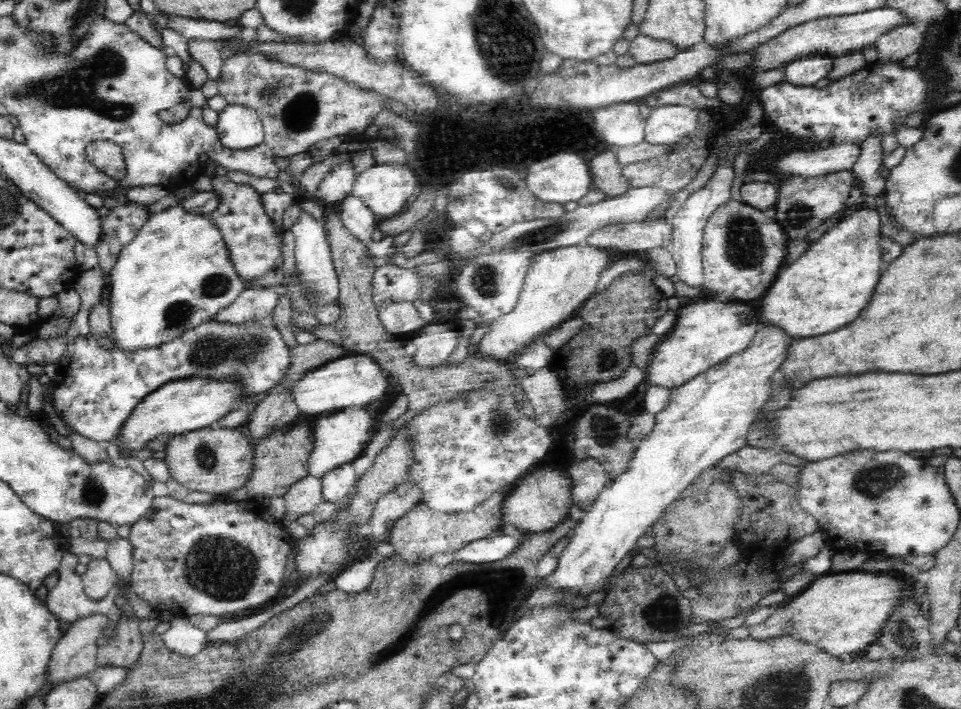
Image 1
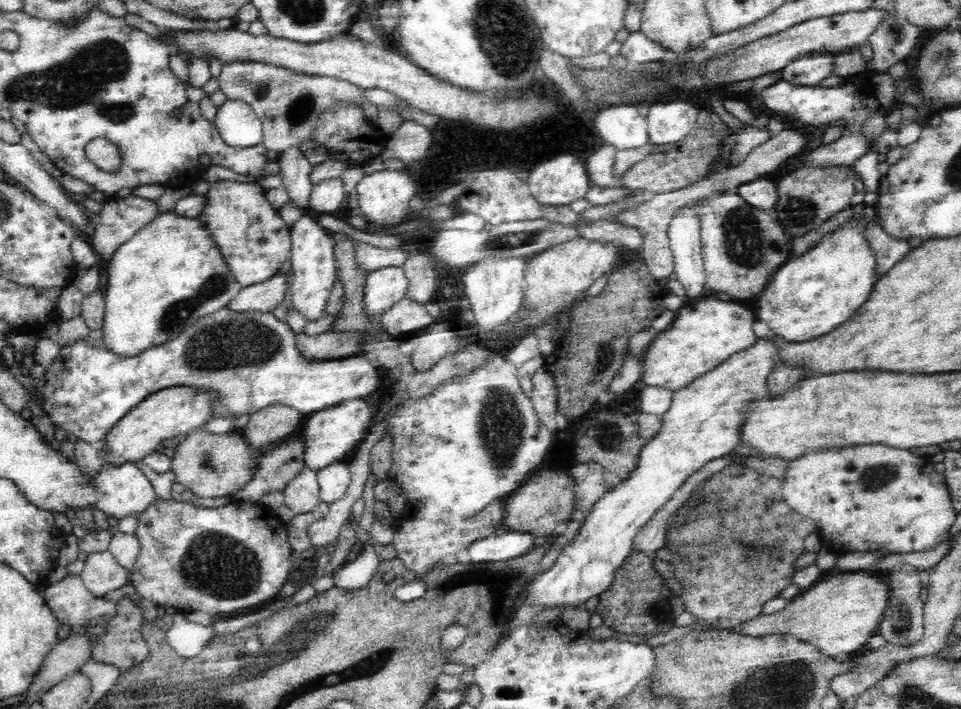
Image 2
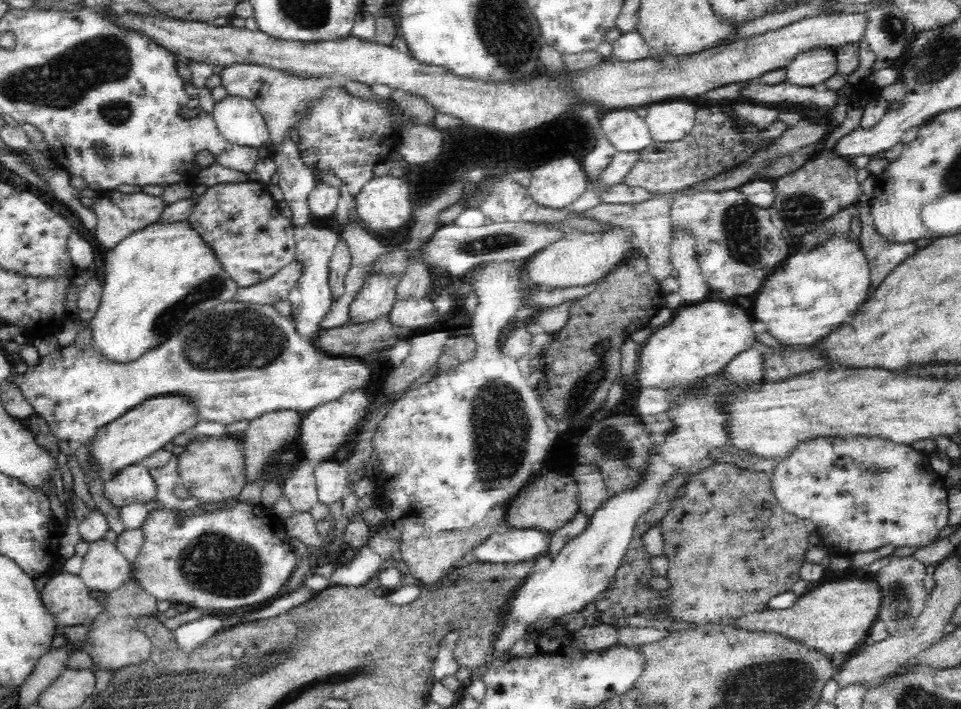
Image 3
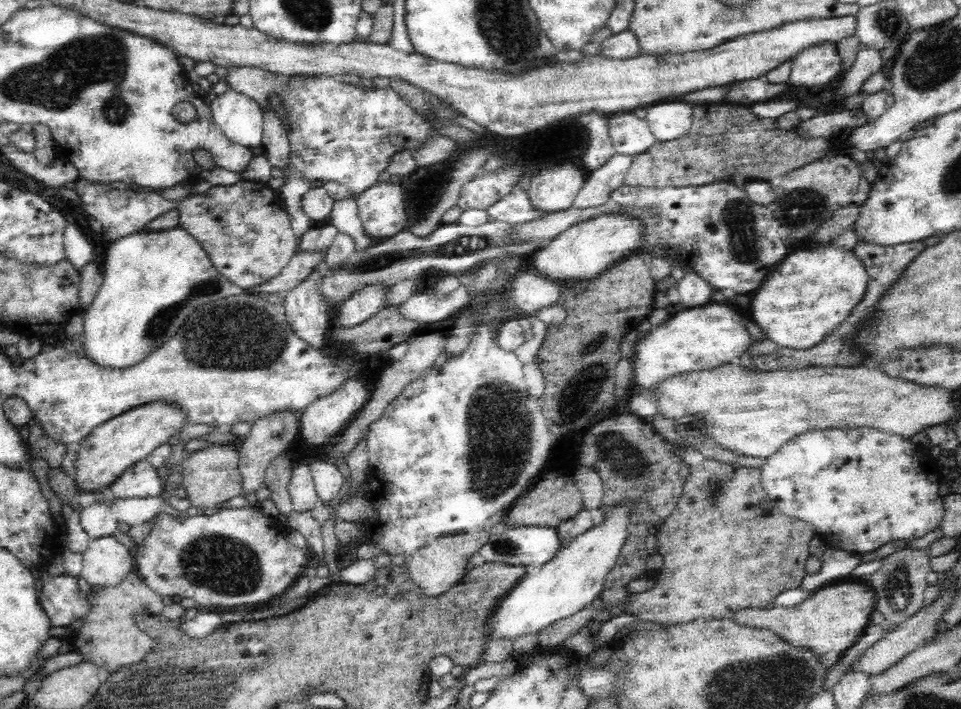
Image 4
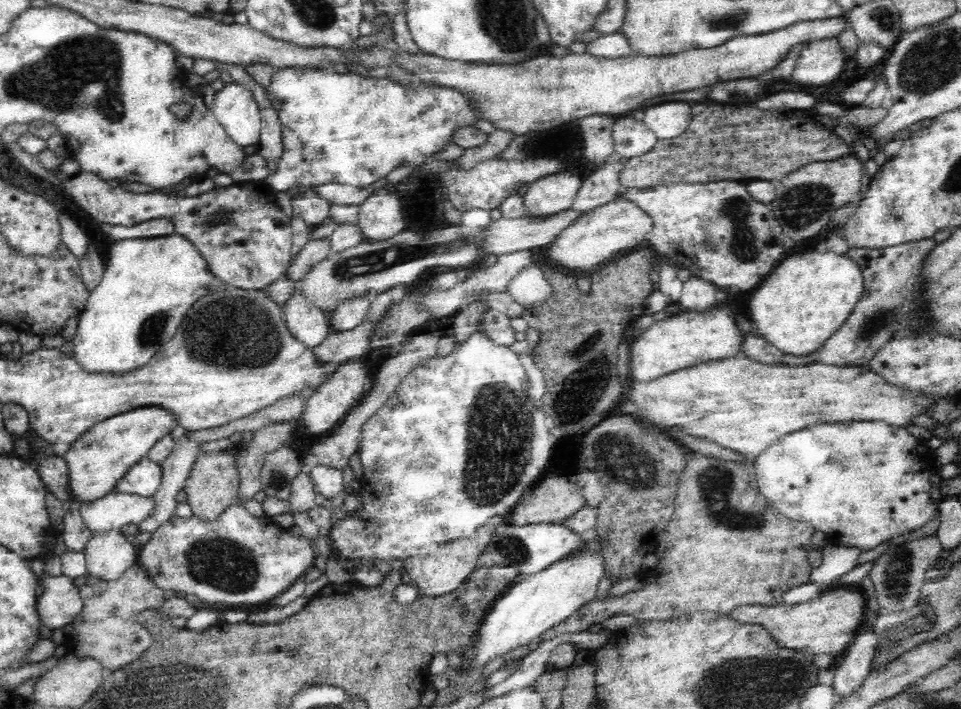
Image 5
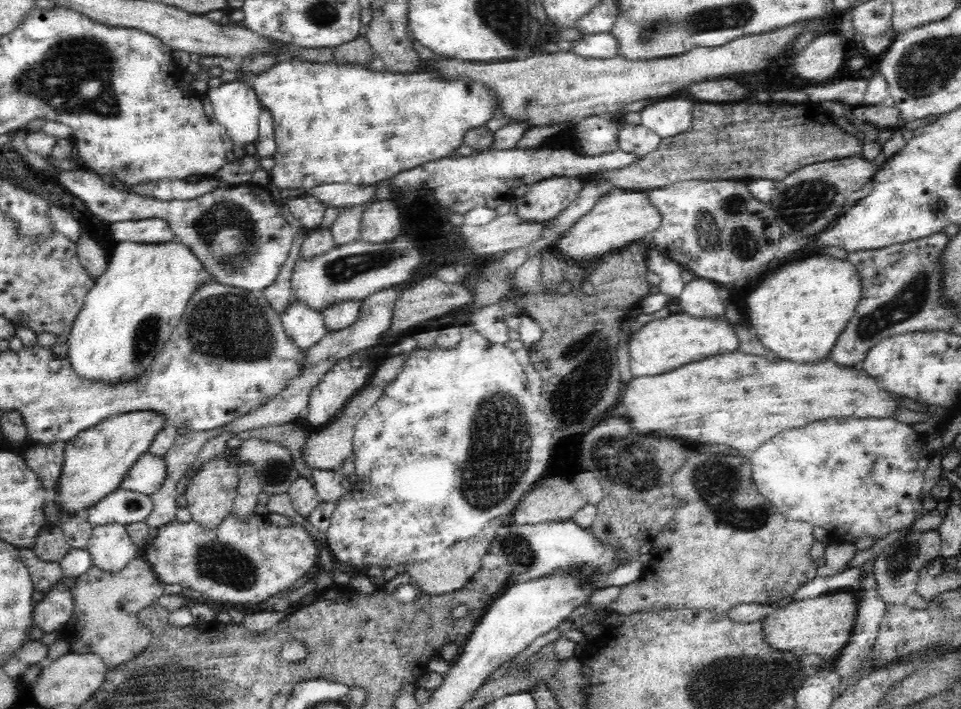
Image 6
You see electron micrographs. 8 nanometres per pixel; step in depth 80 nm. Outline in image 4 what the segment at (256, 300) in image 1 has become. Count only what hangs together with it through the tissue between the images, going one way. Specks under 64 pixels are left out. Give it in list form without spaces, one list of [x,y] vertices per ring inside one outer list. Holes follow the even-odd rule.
[[[326,250],[298,251],[282,272],[264,284],[247,289],[249,294],[284,294],[298,286],[313,270],[322,266]]]

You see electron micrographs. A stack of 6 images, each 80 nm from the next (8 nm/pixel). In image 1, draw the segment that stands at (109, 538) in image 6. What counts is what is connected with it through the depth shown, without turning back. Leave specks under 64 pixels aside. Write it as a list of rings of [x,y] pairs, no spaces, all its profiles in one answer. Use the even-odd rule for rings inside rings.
[[[107,557],[104,559],[92,558],[87,563],[87,568],[81,577],[86,596],[90,600],[104,600],[118,584],[118,574]]]

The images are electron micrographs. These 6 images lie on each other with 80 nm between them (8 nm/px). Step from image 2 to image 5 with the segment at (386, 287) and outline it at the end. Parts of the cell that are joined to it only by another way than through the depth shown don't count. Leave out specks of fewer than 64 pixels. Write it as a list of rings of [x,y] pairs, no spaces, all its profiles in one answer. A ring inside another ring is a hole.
[[[369,296],[354,297],[348,299],[338,308],[328,311],[328,320],[332,331],[349,331],[360,322],[366,320],[366,314],[370,310]]]

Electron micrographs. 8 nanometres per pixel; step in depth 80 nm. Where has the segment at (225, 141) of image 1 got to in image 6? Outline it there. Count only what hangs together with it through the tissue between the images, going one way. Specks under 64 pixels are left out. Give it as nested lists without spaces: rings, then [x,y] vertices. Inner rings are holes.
[[[236,80],[206,88],[206,94],[211,100],[214,119],[226,129],[228,137],[238,144],[254,144],[262,112],[255,90]]]

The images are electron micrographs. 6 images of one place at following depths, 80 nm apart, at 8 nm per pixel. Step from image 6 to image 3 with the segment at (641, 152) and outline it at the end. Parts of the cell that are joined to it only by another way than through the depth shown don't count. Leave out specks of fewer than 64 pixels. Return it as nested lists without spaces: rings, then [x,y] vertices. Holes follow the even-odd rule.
[[[633,109],[603,112],[600,119],[603,134],[617,152],[640,152],[653,142],[645,118],[638,116]]]

